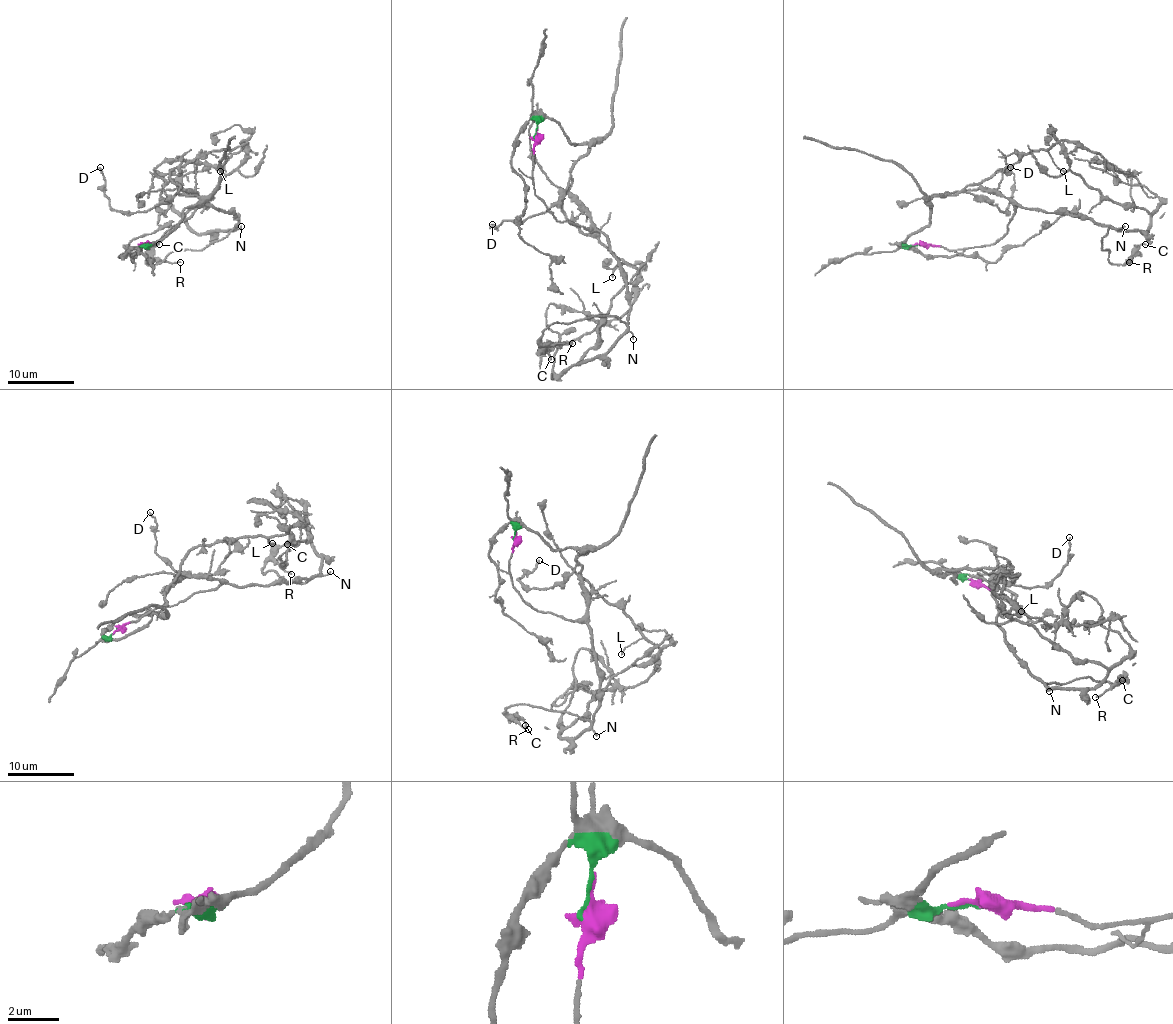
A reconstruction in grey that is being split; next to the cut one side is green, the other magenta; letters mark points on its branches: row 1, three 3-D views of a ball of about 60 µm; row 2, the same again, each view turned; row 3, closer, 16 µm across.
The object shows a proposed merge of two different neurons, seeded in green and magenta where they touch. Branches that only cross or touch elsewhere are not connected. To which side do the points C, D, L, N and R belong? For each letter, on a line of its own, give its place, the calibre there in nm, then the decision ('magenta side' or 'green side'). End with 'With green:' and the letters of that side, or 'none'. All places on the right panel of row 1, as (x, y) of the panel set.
C: place (1145, 244); calibre 100 nm; magenta side
D: place (1010, 167); calibre 180 nm; green side
L: place (1063, 171); calibre 130 nm; green side
N: place (1125, 226); calibre 120 nm; magenta side
R: place (1129, 262); calibre 140 nm; magenta side
With green: D, L

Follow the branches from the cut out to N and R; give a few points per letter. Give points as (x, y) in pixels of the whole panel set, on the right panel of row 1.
N: (921, 245), (949, 250), (990, 245), (1007, 232), (1019, 203), (1125, 227)
R: (921, 245), (990, 245), (1007, 232), (1017, 203), (1108, 227), (1102, 250), (1115, 265), (1128, 261)

